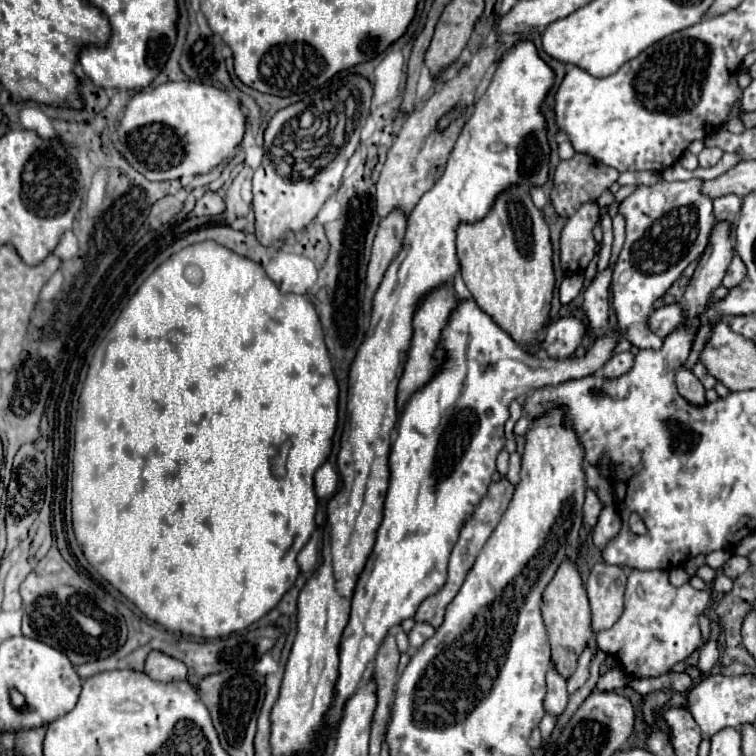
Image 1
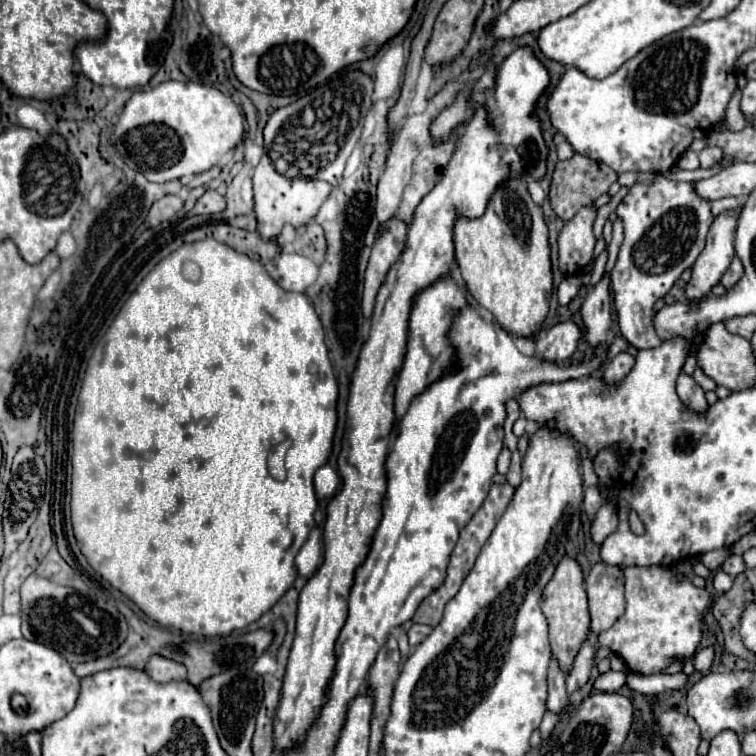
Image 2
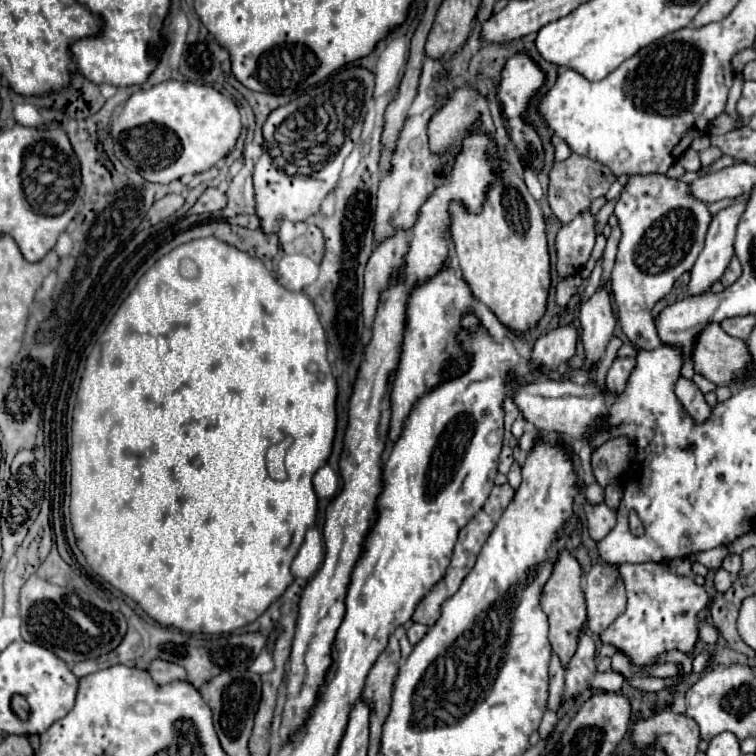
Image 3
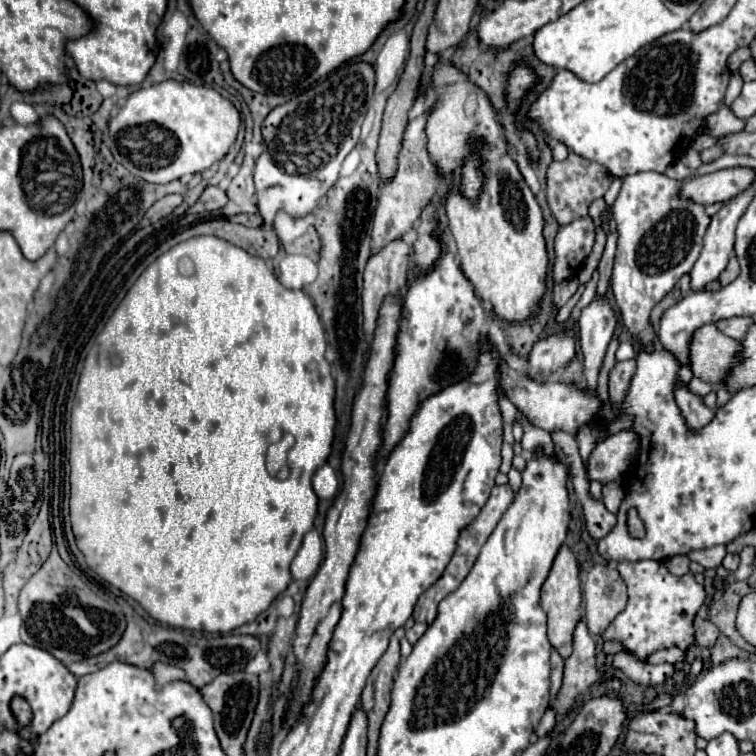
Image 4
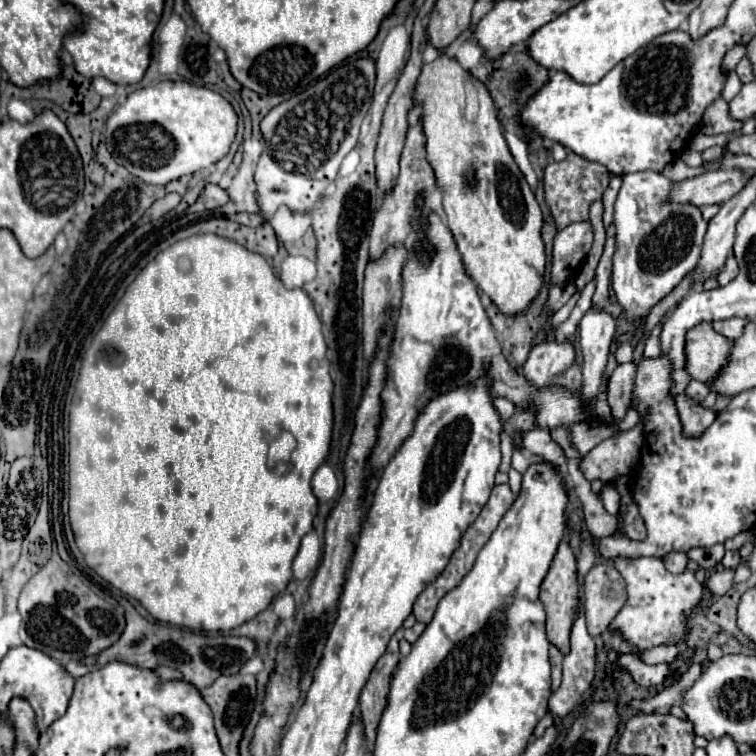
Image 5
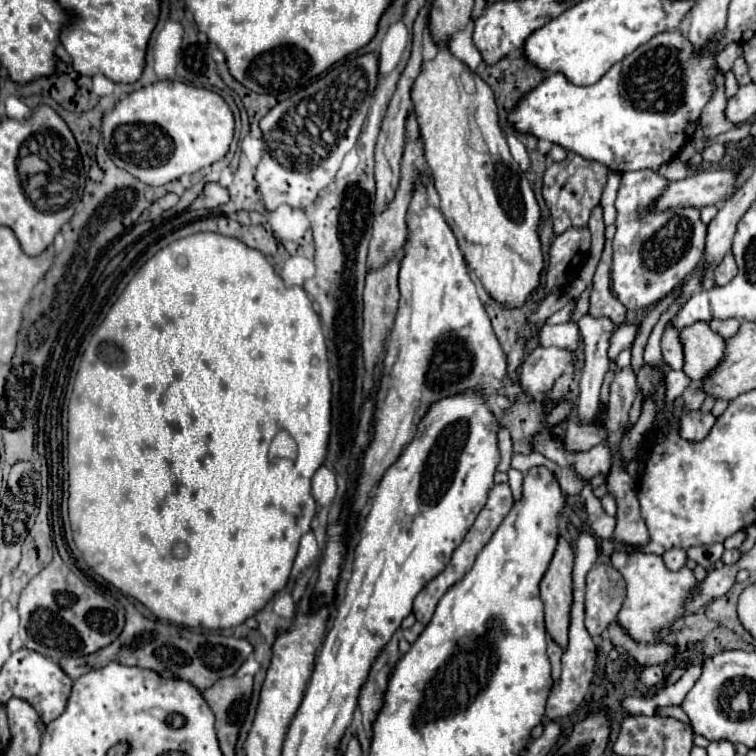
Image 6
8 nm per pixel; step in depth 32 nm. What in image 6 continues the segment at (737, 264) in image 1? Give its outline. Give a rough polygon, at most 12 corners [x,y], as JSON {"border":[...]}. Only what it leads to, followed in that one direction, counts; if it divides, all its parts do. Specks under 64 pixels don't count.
{"border":[[732,252],[712,270],[718,286],[728,284],[738,268]]}

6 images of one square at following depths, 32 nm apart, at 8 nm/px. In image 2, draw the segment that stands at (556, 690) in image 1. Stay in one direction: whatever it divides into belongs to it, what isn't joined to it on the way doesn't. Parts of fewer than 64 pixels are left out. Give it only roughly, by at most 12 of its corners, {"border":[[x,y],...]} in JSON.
{"border":[[556,658],[548,670],[546,708],[560,714],[568,702],[566,676]]}

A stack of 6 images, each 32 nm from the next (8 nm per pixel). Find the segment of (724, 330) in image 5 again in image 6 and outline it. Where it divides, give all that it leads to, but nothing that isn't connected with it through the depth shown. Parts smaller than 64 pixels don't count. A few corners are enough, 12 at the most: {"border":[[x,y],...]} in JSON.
{"border":[[710,320],[710,326],[722,338],[736,334],[740,320]]}

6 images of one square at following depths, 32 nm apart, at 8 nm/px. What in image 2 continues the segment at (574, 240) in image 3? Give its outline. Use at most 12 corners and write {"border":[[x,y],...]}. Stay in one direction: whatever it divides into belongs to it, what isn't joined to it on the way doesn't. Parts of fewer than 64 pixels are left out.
{"border":[[582,208],[558,234],[558,268],[592,260],[596,210]]}

